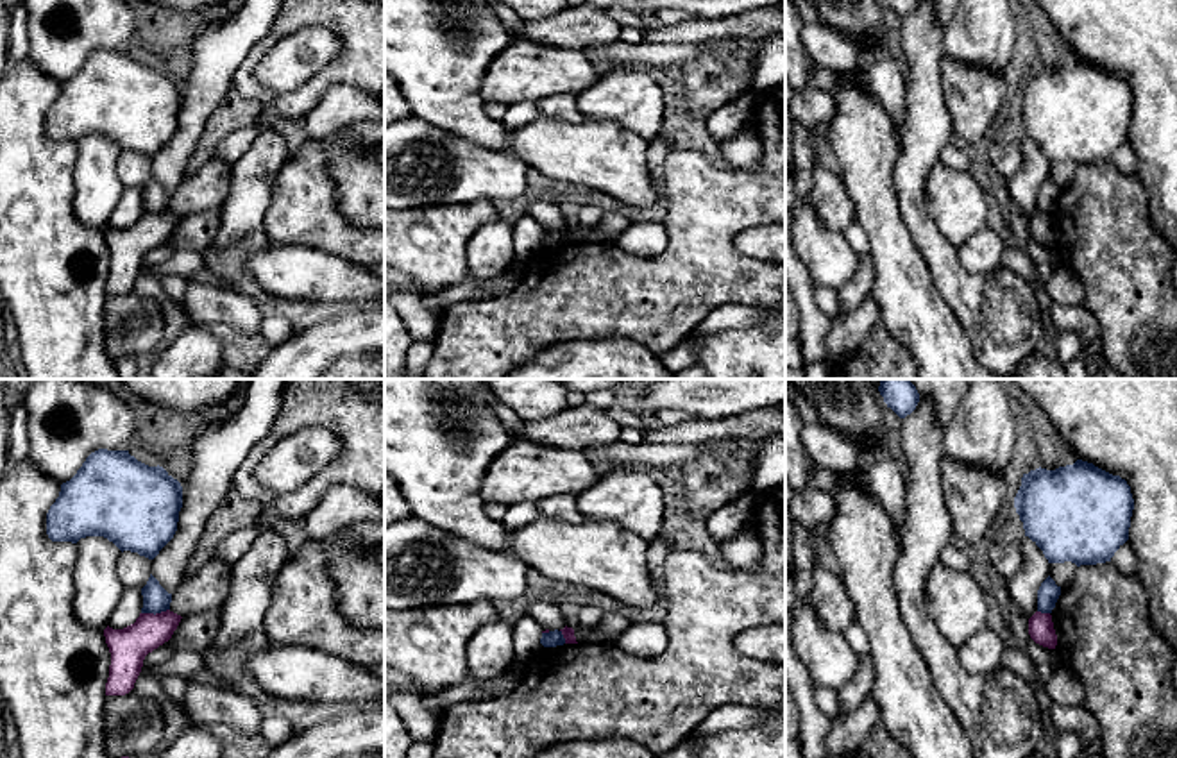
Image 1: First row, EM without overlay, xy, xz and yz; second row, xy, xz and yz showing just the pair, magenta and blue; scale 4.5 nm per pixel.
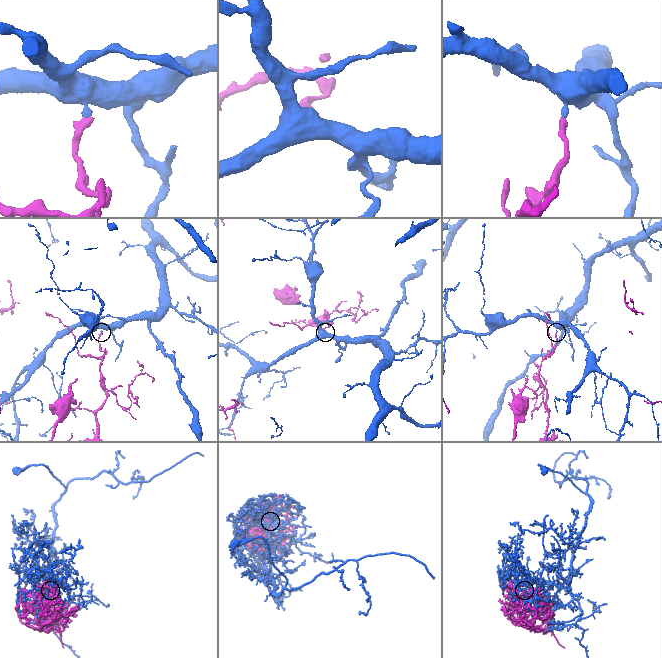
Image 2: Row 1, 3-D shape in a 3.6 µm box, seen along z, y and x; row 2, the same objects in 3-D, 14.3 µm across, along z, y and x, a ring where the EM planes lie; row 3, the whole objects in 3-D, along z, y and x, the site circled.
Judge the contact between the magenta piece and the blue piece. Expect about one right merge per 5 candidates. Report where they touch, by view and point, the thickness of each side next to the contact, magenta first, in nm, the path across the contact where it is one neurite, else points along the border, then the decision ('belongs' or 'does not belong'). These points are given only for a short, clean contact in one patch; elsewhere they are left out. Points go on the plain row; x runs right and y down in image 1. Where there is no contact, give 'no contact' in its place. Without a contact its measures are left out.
contact xy (152, 213); calibres 170 and 120 nm; border xy (169, 208), (158, 213), (142, 213); does not belong

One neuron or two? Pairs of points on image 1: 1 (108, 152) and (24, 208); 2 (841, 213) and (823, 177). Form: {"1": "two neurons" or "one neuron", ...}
{"1": "two neurons", "2": "one neuron"}

